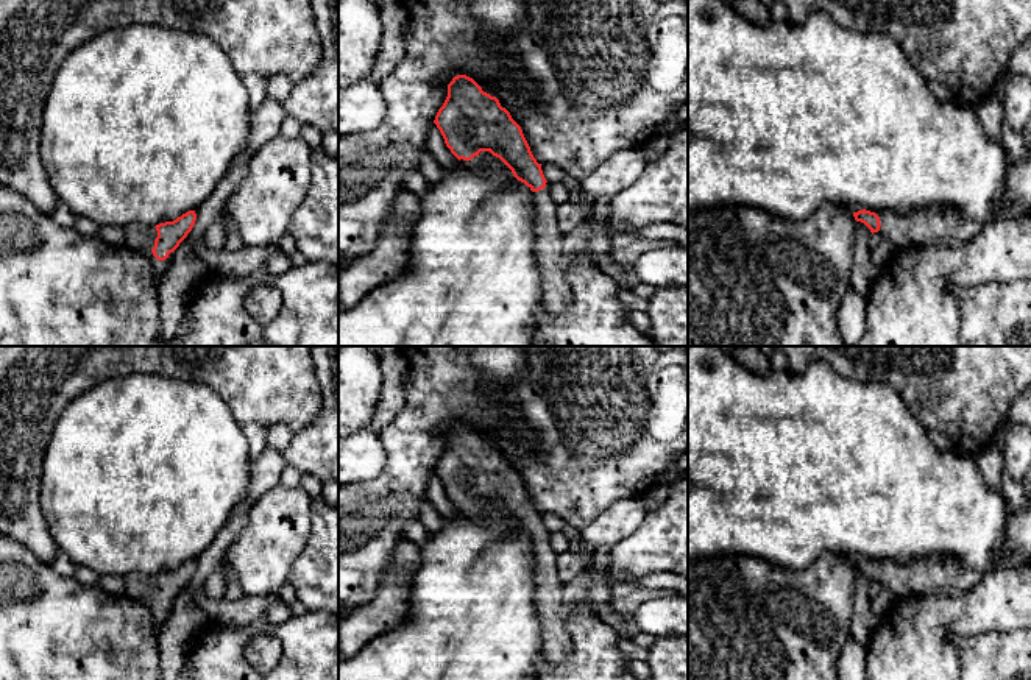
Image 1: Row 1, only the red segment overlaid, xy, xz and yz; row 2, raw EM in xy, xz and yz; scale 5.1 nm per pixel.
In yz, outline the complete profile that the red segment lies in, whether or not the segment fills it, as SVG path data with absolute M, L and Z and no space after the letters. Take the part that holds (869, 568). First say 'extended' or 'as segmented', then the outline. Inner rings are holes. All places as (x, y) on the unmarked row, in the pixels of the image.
extended; M1031 508L1009 515L1006 524L1008 541L997 554L992 569L980 572L969 569L956 558L923 557L908 565L895 561L853 561L856 571L864 572L870 582L886 586L894 600L906 600L909 596L937 596L965 593L987 574L1014 568L1031 560Z

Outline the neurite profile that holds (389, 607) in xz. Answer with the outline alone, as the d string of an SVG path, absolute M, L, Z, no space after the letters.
M406 537L398 540L374 597L338 618L338 647L348 658L406 621L409 583L418 565L420 547Z

